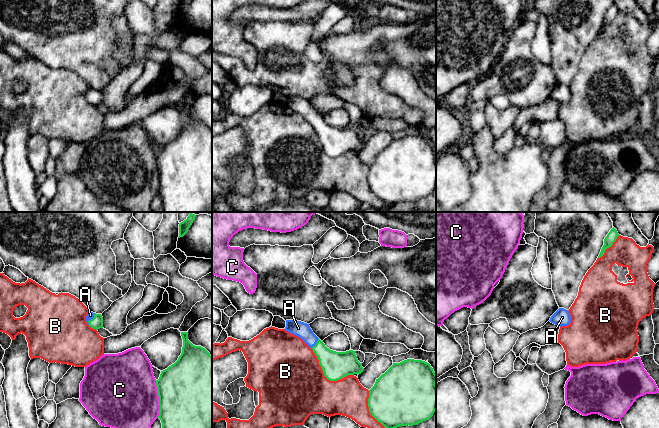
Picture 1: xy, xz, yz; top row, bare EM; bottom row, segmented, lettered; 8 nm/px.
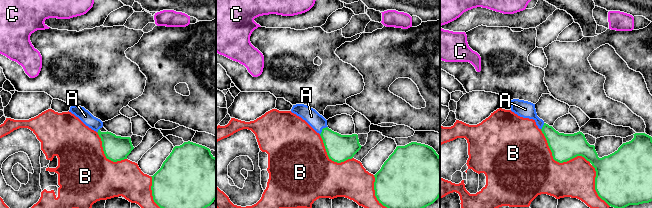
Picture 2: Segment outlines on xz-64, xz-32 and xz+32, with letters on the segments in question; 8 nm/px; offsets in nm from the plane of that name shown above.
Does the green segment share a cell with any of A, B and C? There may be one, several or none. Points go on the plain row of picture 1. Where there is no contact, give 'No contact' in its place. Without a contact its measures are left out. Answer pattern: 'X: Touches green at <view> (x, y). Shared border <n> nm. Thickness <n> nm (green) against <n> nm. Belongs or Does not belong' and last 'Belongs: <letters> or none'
A: Touches green at xy (91, 95). Shared border 110 nm. Thickness 100 nm (green) against 60 nm. Belongs
B: Touches green at xz (325, 152). Shared border 420 nm. Thickness 220 nm (green) against 480 nm. Does not belong
C: Touches green at xy (159, 175). Shared border 300 nm. Thickness 500 nm (green) against 480 nm. Does not belong
Belongs: A

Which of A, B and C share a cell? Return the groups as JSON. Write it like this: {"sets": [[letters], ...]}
{"sets": [["A"], ["B"], ["C"]]}

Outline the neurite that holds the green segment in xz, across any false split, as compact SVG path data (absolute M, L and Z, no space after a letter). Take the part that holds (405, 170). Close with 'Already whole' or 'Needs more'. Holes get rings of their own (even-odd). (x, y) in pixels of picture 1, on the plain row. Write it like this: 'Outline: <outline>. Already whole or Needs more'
Outline: M422 136L393 139L369 166L368 183L388 206L429 196L436 187L436 149Z. Already whole

